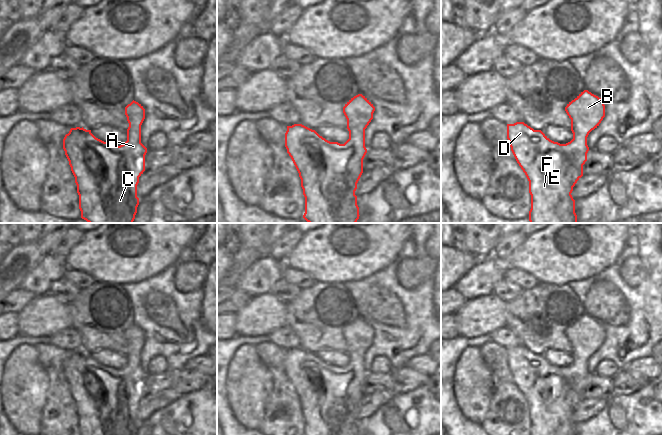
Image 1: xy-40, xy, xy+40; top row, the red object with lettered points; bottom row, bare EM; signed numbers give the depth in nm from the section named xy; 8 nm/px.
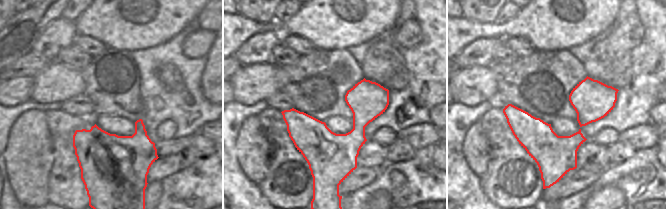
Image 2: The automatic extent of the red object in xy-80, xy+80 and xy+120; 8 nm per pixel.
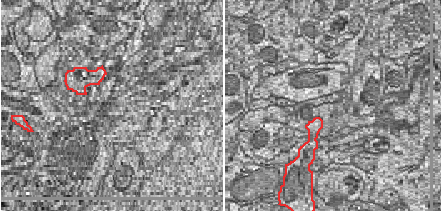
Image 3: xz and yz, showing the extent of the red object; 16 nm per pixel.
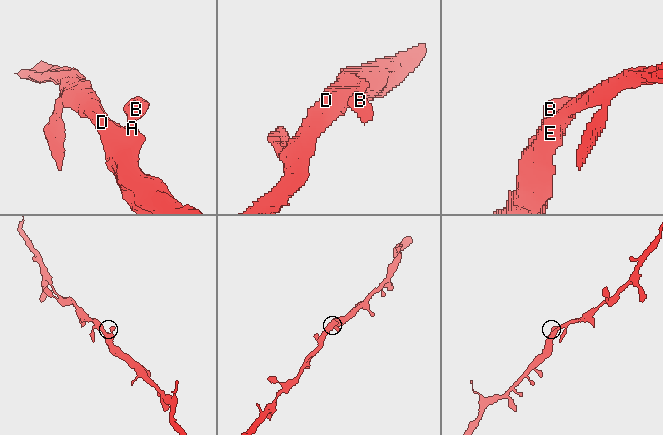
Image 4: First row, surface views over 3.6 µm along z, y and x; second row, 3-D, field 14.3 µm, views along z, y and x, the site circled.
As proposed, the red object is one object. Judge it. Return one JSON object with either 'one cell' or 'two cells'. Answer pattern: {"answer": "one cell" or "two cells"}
{"answer": "one cell"}

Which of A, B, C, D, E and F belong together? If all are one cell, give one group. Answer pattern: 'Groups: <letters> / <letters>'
Groups: A B C D E F

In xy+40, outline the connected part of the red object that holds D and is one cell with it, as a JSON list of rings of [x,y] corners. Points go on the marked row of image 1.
[[[584,90],[567,104],[565,111],[571,119],[573,133],[573,139],[566,144],[550,140],[541,130],[534,130],[524,122],[507,124],[511,151],[529,181],[530,223],[577,223],[575,200],[571,193],[583,176],[583,165],[589,151],[587,137],[605,117],[605,105],[601,98]]]

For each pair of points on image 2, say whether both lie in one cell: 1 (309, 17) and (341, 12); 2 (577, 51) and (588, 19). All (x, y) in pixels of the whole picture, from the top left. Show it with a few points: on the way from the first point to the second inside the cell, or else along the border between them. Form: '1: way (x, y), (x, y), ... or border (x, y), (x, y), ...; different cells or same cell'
1: way (317, 17), (333, 17); same cell
2: border (599, 33), (583, 43), (568, 49); different cells

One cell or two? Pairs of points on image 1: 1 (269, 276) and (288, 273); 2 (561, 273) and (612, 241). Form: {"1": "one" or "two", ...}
{"1": "two", "2": "one"}

